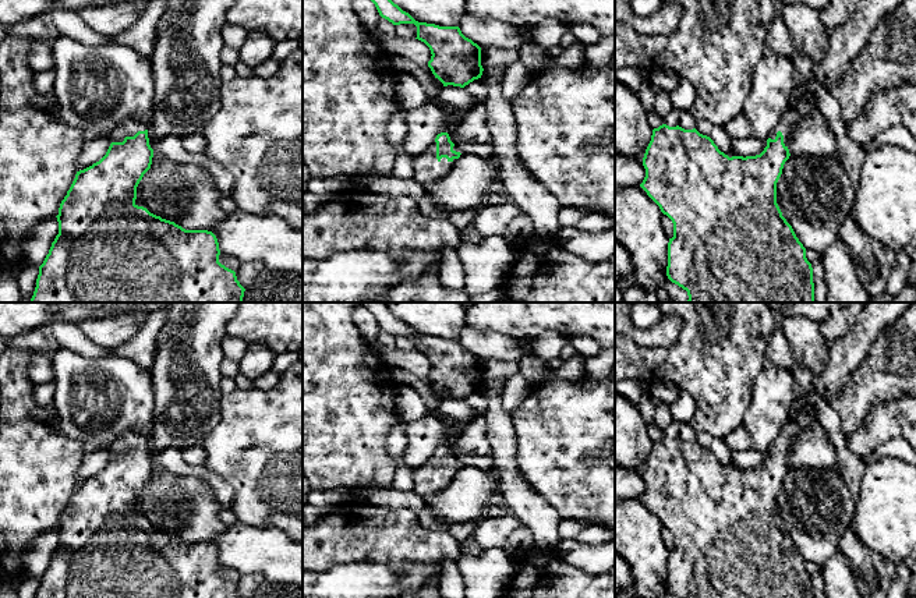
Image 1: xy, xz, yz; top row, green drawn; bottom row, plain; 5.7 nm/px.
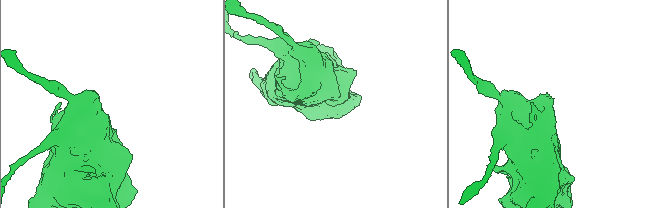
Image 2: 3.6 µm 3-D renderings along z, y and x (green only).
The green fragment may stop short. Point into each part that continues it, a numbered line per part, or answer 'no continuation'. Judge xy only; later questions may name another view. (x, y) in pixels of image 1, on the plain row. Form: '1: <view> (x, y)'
1: xy (130, 439)

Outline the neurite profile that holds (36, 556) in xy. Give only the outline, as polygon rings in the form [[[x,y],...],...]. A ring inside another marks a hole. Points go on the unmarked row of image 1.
[[[50,530],[36,537],[24,553],[25,574],[40,578],[57,546],[57,530]]]

